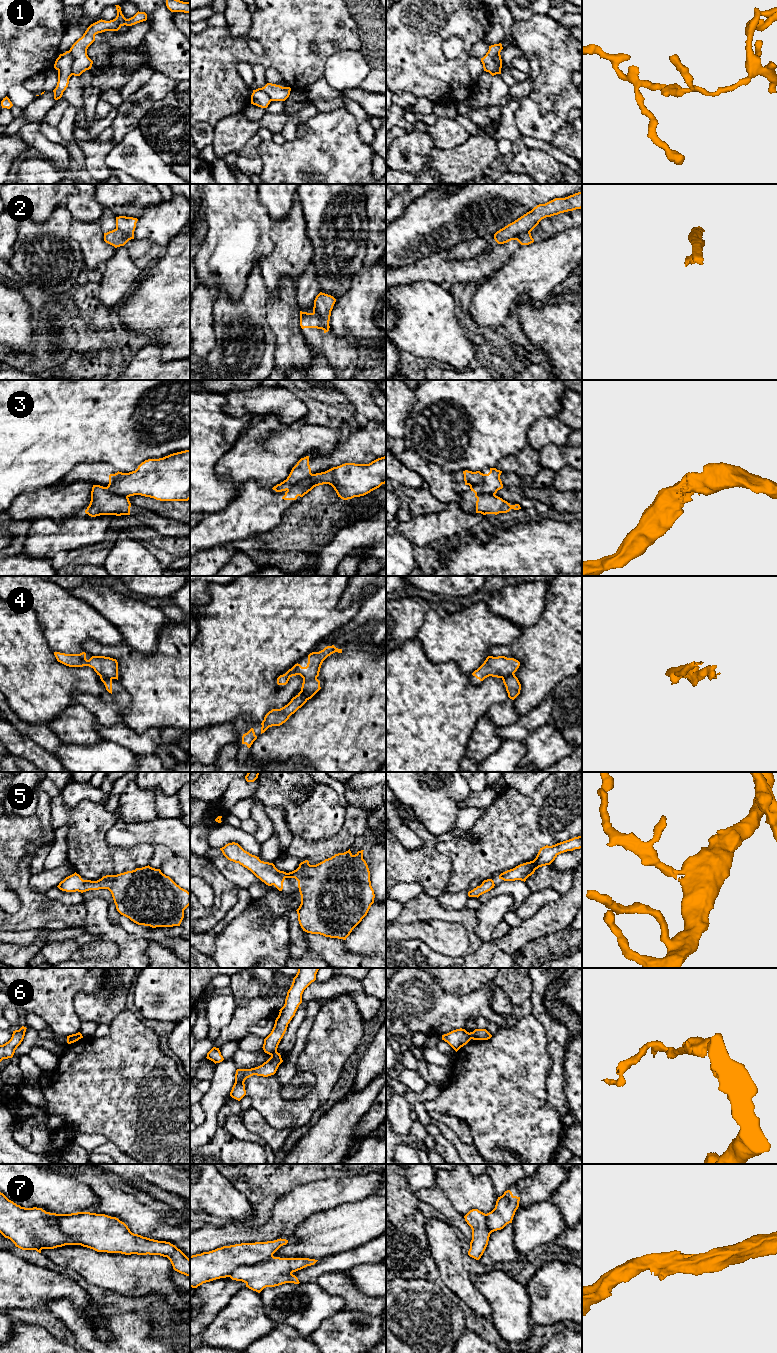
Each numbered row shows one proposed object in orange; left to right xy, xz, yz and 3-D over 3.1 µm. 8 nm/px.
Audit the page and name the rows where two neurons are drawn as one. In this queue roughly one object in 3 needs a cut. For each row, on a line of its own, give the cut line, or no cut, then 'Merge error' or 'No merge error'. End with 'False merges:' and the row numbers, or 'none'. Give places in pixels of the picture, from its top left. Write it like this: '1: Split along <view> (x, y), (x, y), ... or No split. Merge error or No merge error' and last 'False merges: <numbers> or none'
1: Split along xy (68, 51), (72, 58), (72, 74). Merge error
2: Split along xz (312, 313), (328, 324). Merge error
3: Split along yz (469, 484), (475, 484), (483, 492), (494, 495). Merge error
4: Split along xy (100, 676), (106, 676), (111, 679). Merge error
5: No split. No merge error
6: Split along xz (276, 1050), (271, 1055). Merge error
7: Split along xz (272, 1255), (251, 1265), (240, 1265), (229, 1276). Merge error
False merges: 1, 2, 3, 4, 6, 7

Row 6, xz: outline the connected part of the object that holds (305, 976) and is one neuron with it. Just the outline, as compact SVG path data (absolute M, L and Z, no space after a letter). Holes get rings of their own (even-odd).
M298 968L292 985L287 992L284 1006L279 1010L279 1015L275 1020L271 1033L264 1039L263 1050L272 1055L277 1051L278 1045L283 1038L288 1024L295 1016L295 1013L302 1003L304 990L316 980L319 968Z

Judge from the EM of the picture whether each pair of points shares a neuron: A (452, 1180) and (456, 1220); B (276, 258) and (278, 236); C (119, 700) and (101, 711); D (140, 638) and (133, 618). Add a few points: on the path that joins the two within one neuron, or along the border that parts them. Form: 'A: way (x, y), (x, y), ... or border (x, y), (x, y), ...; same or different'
A: border (441, 1189), (454, 1208), (464, 1215); different
B: way (278, 253), (278, 241); same
C: way (115, 704), (108, 711), (105, 711); same
D: way (140, 633), (140, 625), (138, 623); same

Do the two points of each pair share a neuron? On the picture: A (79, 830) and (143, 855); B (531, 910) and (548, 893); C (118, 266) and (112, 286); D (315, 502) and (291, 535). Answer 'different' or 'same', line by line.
A: same
B: same
C: same
D: same

